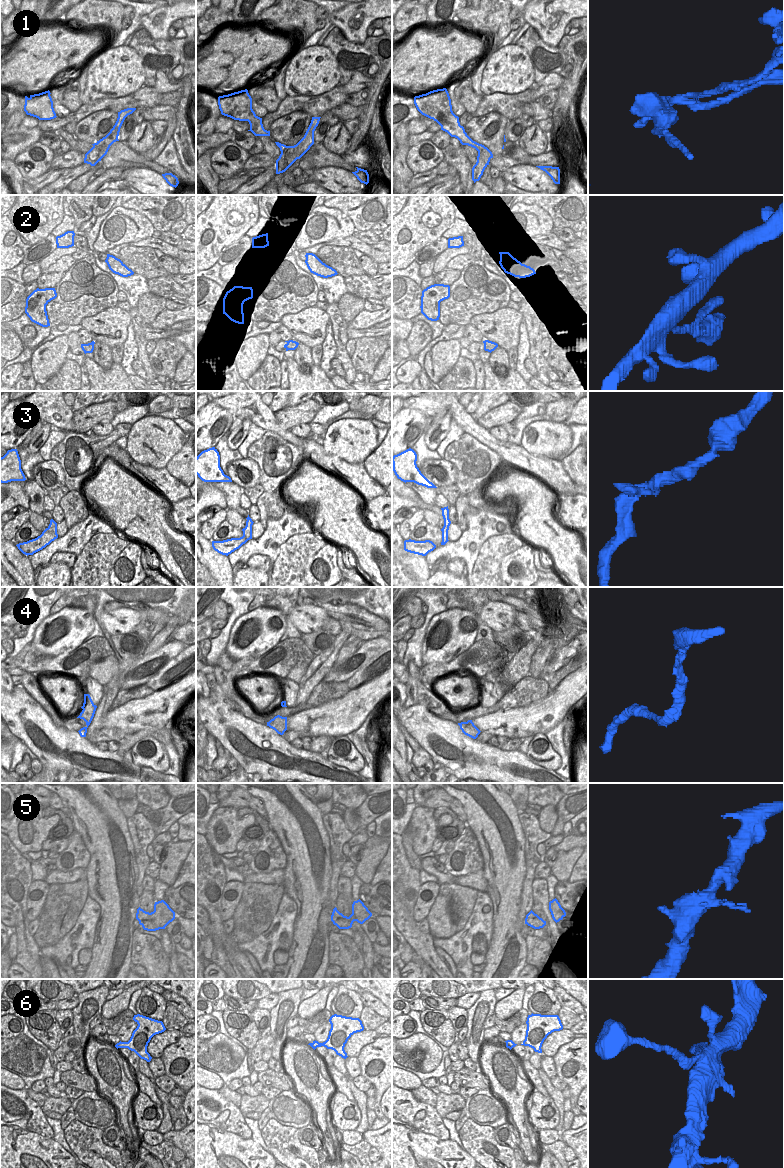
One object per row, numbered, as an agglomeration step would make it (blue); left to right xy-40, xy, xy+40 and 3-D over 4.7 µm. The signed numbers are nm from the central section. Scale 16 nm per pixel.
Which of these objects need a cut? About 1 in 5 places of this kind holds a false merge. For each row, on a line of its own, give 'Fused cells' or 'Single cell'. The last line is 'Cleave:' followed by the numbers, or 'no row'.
1: Fused cells
2: Fused cells
3: Single cell
4: Single cell
5: Single cell
6: Single cell
Cleave: 1, 2

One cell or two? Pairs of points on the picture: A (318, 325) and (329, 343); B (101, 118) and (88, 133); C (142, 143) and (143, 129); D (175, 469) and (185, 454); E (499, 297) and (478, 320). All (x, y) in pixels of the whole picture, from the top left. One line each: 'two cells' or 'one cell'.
A: two cells
B: one cell
C: one cell
D: one cell
E: two cells

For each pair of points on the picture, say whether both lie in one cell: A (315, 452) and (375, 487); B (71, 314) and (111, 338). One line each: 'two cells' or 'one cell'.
A: one cell
B: two cells

